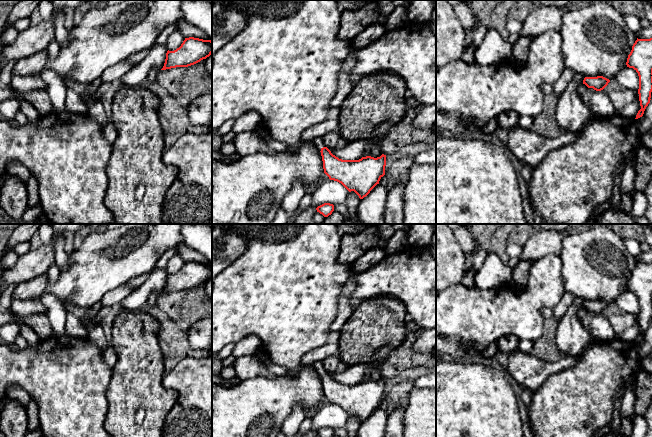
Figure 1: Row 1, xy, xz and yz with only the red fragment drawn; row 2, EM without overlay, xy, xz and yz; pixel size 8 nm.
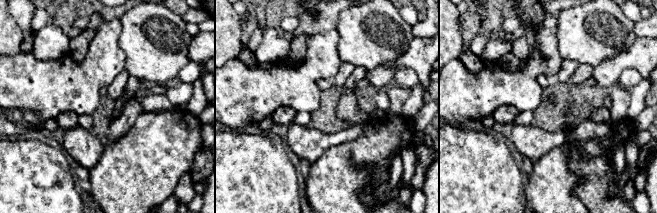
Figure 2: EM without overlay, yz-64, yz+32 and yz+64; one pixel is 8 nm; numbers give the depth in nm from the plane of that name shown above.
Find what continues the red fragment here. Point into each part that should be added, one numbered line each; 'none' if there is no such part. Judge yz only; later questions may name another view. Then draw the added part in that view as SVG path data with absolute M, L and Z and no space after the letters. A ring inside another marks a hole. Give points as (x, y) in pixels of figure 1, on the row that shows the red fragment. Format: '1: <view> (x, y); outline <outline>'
none

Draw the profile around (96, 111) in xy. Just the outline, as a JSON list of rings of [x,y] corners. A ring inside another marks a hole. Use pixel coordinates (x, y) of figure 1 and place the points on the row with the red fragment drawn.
[[[97,94],[97,99],[95,101],[89,103],[89,109],[86,115],[102,128],[109,122],[99,94]]]

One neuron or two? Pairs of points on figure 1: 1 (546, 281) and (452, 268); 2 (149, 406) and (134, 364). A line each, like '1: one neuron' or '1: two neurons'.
1: two neurons
2: one neuron

